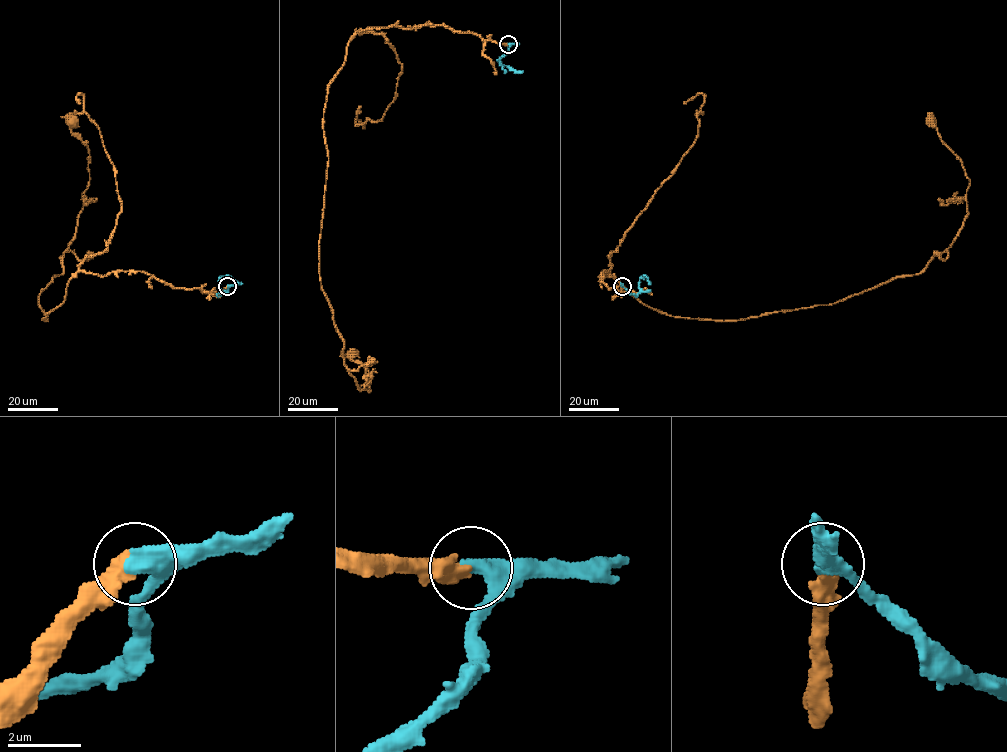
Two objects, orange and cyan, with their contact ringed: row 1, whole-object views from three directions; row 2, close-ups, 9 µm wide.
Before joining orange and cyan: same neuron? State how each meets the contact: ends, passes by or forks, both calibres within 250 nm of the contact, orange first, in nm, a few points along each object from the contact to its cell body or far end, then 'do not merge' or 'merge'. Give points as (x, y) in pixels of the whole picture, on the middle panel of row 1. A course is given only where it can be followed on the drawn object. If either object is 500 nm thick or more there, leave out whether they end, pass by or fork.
500 nm thick on the orange side, 550 nm on the other; orange runs (508, 44), (443, 25), (369, 28), (349, 43), (323, 112), (319, 274), (343, 365), (369, 392), (352, 353); cyan runs (508, 44), (508, 51), (497, 60), (514, 70), (523, 71); do not merge

